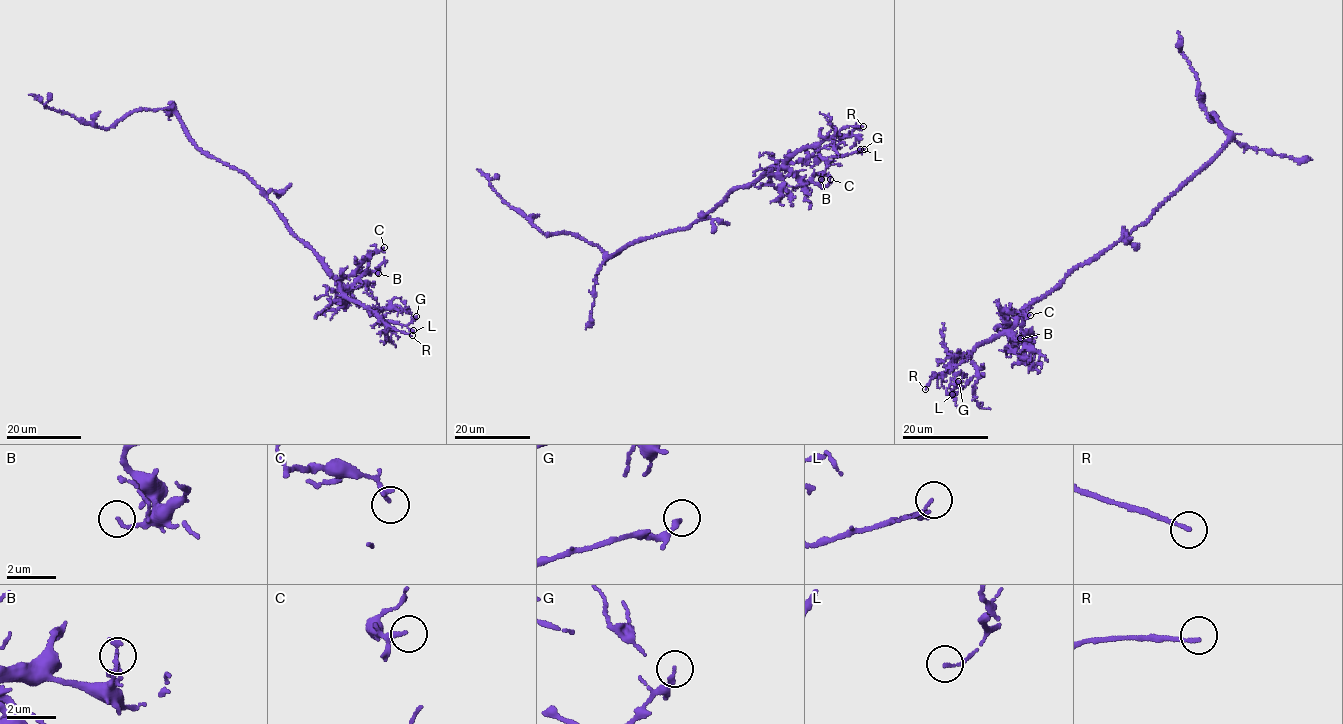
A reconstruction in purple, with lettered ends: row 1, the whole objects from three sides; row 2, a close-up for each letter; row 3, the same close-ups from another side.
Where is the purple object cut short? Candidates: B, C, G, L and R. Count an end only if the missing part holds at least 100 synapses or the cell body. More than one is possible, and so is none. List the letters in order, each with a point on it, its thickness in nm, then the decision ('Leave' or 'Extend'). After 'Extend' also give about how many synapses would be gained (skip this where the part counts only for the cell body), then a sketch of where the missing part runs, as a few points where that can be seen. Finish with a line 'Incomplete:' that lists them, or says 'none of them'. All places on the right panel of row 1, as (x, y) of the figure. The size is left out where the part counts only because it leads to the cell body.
B: Place: (1020, 338). Thickness 130 nm. Leave
C: Place: (1030, 315). Thickness 120 nm. Leave
G: Place: (958, 381). Thickness 170 nm. Leave
L: Place: (952, 394). Thickness 100 nm. Leave
R: Place: (925, 389). Thickness 140 nm. Extend
Incomplete: R

